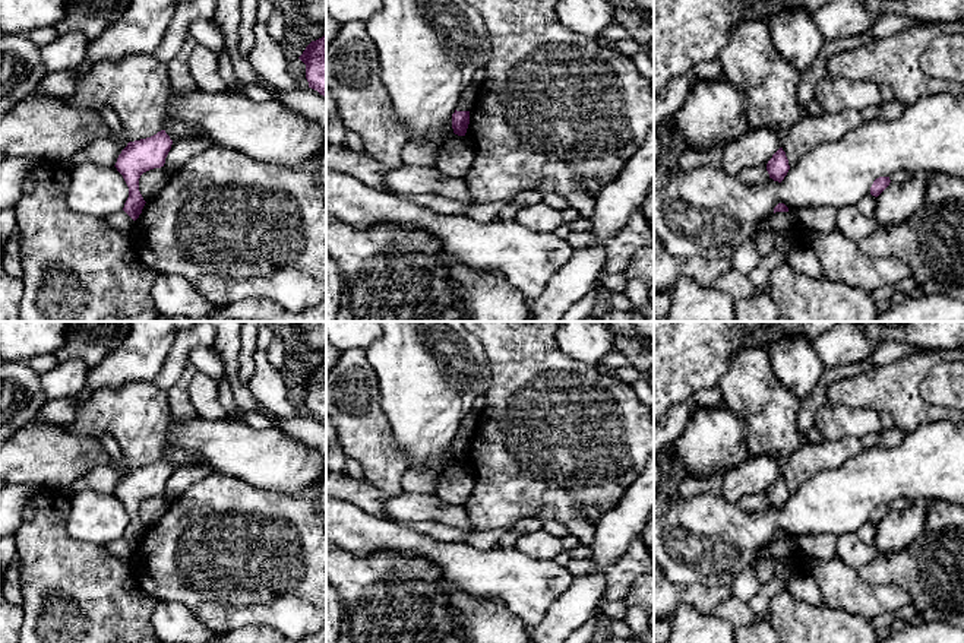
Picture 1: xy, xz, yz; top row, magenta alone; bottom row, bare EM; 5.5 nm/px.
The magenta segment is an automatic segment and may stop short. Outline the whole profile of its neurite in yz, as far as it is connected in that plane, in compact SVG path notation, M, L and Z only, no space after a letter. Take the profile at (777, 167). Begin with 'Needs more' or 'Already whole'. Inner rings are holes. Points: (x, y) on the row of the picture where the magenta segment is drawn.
Already whole. M780 148L767 164L769 178L781 183L790 170L788 159L783 148Z

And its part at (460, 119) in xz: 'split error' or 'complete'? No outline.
complete

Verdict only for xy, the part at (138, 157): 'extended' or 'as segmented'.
as segmented

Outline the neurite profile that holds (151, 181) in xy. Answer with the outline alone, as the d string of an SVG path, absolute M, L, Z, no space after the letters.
M164 167L143 172L139 178L139 191L143 200L154 199L170 180L170 175L171 172Z

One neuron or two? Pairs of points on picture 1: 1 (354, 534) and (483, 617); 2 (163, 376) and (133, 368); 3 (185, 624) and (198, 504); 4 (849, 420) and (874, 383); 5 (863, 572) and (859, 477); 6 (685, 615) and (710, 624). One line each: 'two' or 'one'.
1: two
2: two
3: two
4: two
5: two
6: one

